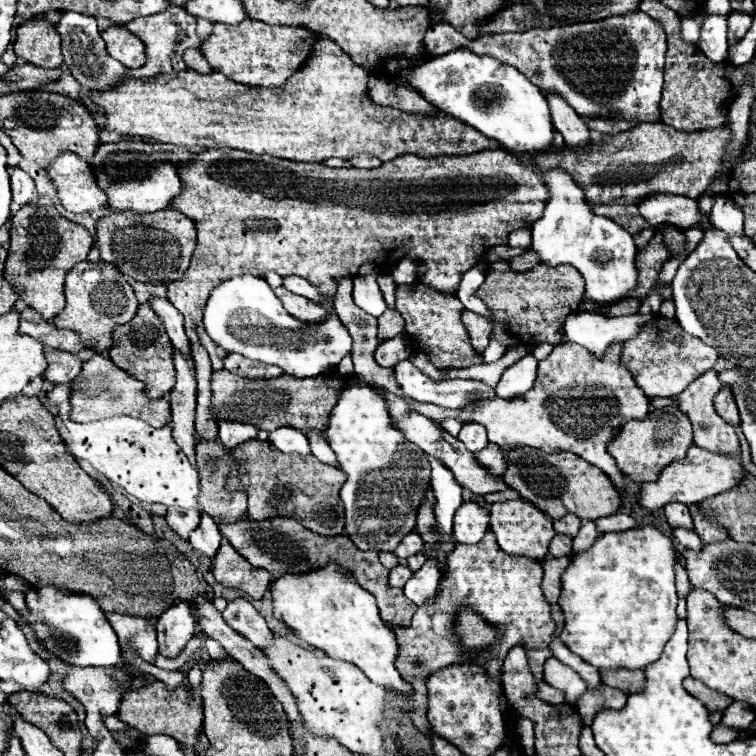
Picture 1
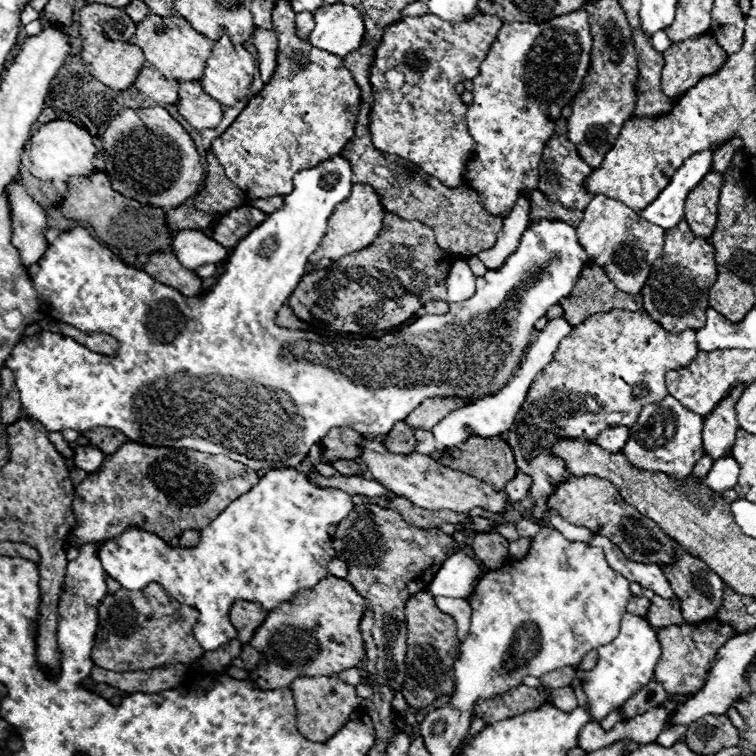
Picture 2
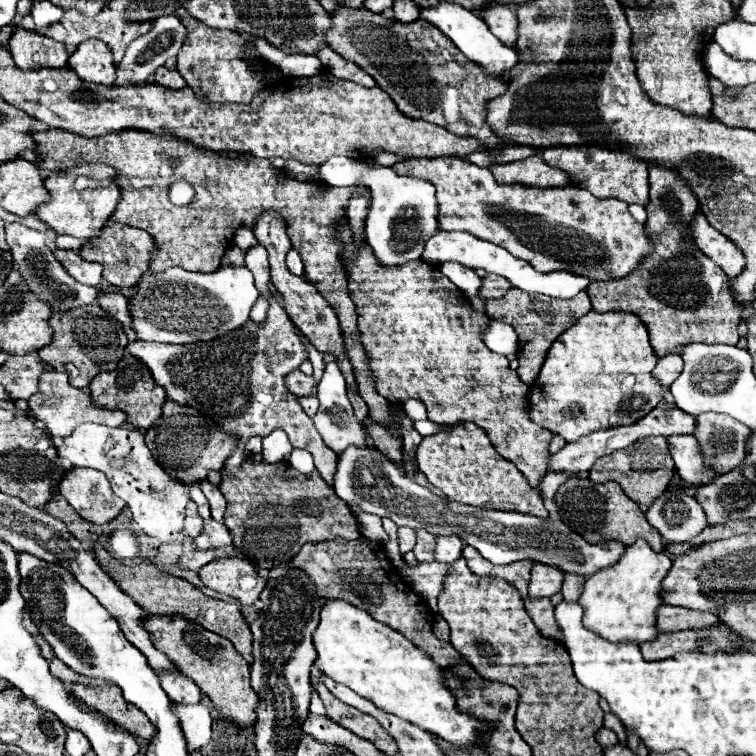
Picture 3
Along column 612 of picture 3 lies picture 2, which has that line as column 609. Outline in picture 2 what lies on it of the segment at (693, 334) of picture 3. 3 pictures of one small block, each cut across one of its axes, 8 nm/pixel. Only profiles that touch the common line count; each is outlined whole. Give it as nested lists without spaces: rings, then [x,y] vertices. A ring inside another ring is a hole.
[[[590,262],[582,270],[582,276],[578,276],[578,284],[574,284],[572,292],[560,300],[560,306],[564,310],[564,318],[572,326],[578,326],[594,314],[610,312],[616,308],[638,312],[642,310],[642,296],[618,290],[608,280],[604,270]]]

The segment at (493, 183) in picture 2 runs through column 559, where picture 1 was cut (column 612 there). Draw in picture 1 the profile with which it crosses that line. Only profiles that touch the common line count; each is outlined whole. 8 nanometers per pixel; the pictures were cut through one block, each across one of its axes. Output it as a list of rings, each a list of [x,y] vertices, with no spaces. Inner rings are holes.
[[[630,12],[628,16],[610,16],[598,22],[584,22],[574,26],[560,28],[534,28],[526,32],[510,32],[510,34],[488,34],[470,40],[454,30],[450,24],[432,24],[424,36],[426,54],[438,56],[452,52],[454,48],[470,48],[478,52],[478,56],[494,56],[500,64],[510,64],[518,68],[530,82],[534,82],[542,92],[554,92],[562,96],[578,116],[600,118],[600,120],[638,120],[644,122],[660,122],[660,98],[662,98],[662,70],[664,70],[664,54],[666,54],[666,34],[658,22],[654,22],[644,12]]]

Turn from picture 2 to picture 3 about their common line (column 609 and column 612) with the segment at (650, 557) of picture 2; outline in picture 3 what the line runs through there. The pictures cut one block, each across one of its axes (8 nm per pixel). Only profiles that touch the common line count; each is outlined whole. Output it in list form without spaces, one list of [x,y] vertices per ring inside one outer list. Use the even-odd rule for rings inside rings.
[[[576,476],[576,478],[566,480],[558,488],[558,492],[554,494],[554,502],[558,506],[560,520],[592,544],[600,542],[600,538],[614,538],[614,540],[620,540],[626,546],[630,546],[638,538],[642,538],[656,552],[664,550],[664,542],[662,542],[662,536],[658,534],[658,530],[652,524],[648,524],[648,520],[646,520],[644,512],[640,510],[640,506],[636,502],[632,502],[616,482],[596,484],[588,478],[578,478]]]

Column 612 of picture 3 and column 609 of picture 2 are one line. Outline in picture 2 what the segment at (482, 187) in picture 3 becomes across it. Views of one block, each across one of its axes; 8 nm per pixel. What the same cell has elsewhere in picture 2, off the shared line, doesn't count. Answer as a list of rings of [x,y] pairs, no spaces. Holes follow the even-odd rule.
[[[602,194],[594,196],[584,208],[584,218],[576,226],[576,234],[590,260],[598,264],[606,276],[610,276],[616,288],[622,288],[622,292],[630,294],[638,294],[644,288],[654,260],[658,260],[664,252],[664,228],[640,220],[634,210]]]

